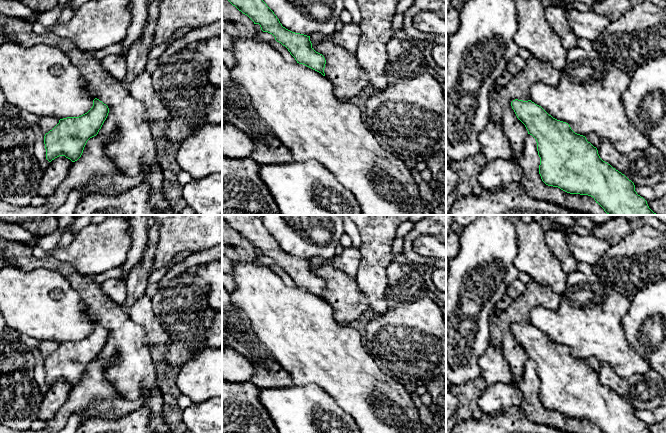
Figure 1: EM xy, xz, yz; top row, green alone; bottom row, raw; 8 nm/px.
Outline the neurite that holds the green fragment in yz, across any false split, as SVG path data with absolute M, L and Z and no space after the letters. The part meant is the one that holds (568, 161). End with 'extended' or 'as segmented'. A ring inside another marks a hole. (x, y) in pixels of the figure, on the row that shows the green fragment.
M515 99L511 106L528 134L536 139L540 157L539 174L546 185L558 187L570 194L591 196L608 215L658 215L637 194L634 183L603 161L597 148L585 136L575 133L568 123L553 118L531 100Z; as segmented

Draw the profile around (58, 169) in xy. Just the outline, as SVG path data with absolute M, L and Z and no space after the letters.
M59 156L49 163L43 171L38 194L44 197L52 195L67 177L73 162L65 156Z

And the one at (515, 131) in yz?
M535 57L527 60L523 70L513 75L511 81L495 93L494 99L502 111L501 126L512 150L512 161L517 162L523 153L525 138L528 131L517 118L511 102L515 99L530 100L530 88L536 82L556 86L562 71L538 61Z

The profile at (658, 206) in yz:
M666 194L652 201L647 201L649 208L657 215L666 215Z

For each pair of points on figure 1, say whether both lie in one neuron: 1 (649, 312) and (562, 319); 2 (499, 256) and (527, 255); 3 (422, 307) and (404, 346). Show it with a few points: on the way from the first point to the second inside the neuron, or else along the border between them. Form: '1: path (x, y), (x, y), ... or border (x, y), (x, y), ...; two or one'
1: border (630, 299), (628, 310), (622, 318), (626, 337); two
2: border (516, 231), (517, 256), (514, 265), (520, 271); two
3: path (413, 317), (411, 336); one

